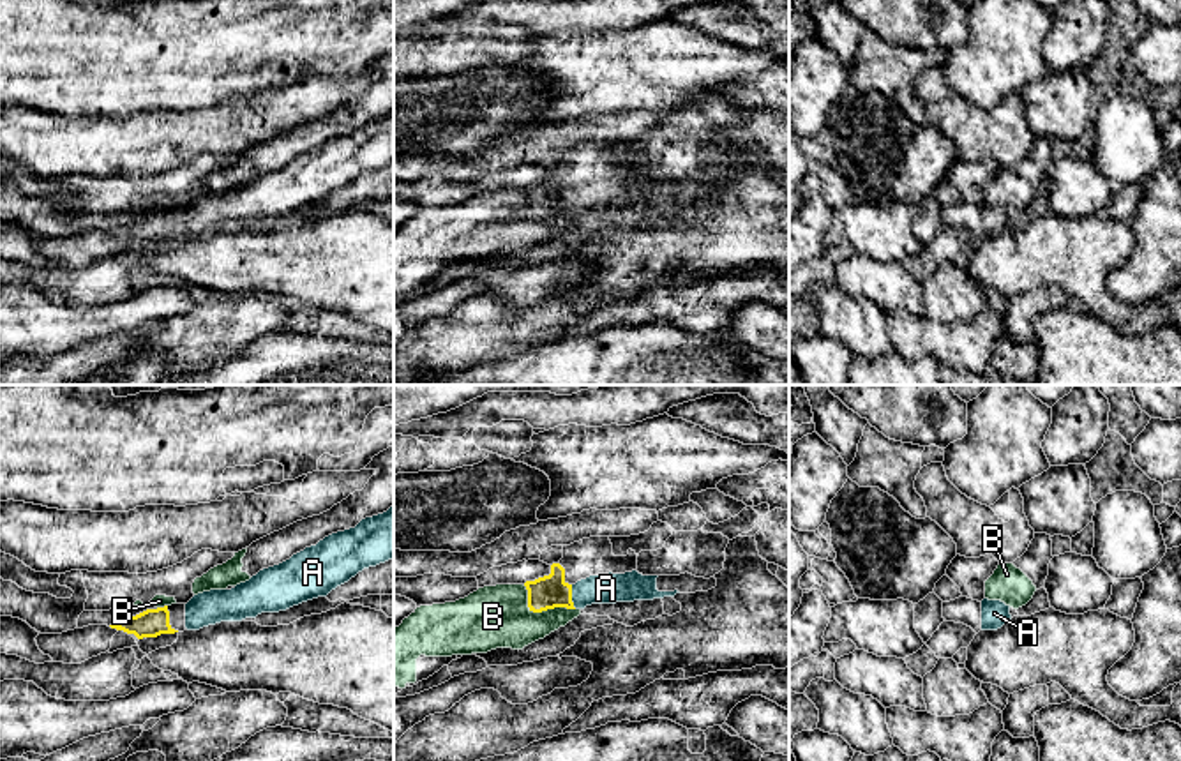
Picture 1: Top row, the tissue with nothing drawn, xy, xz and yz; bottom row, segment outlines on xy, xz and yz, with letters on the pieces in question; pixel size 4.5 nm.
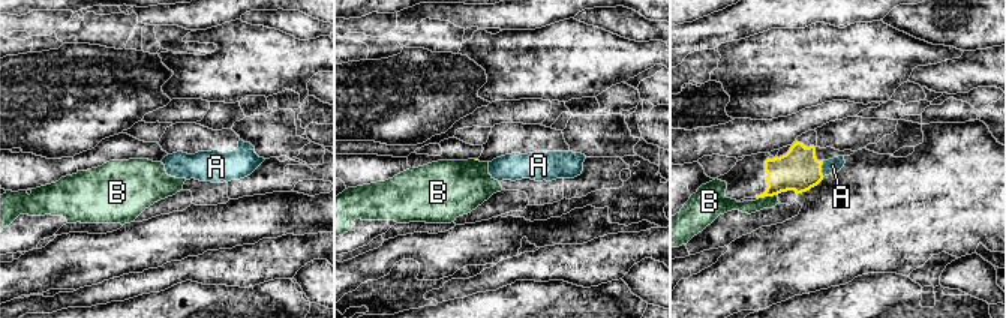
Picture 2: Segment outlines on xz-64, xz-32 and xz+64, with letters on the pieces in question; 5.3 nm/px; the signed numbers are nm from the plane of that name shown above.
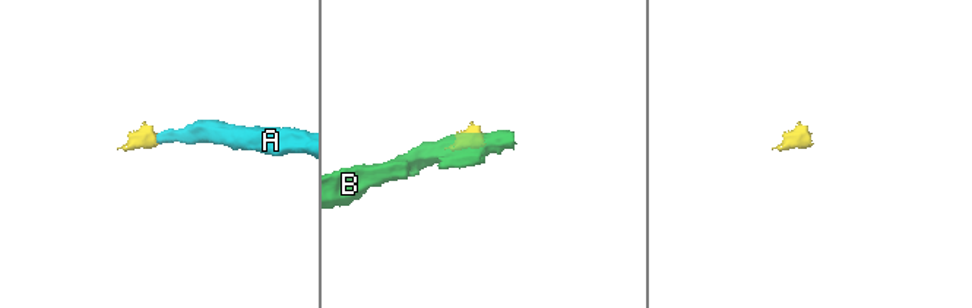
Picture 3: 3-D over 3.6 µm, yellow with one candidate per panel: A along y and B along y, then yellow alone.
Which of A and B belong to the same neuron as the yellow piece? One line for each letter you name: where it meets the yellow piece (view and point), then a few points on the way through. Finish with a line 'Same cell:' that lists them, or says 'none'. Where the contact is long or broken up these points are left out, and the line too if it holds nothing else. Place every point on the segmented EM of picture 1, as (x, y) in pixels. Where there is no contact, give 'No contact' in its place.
A: Touches yellow at xz (571, 597). Path across: xz (548, 592), (571, 597), (606, 588)
Same cell: A

